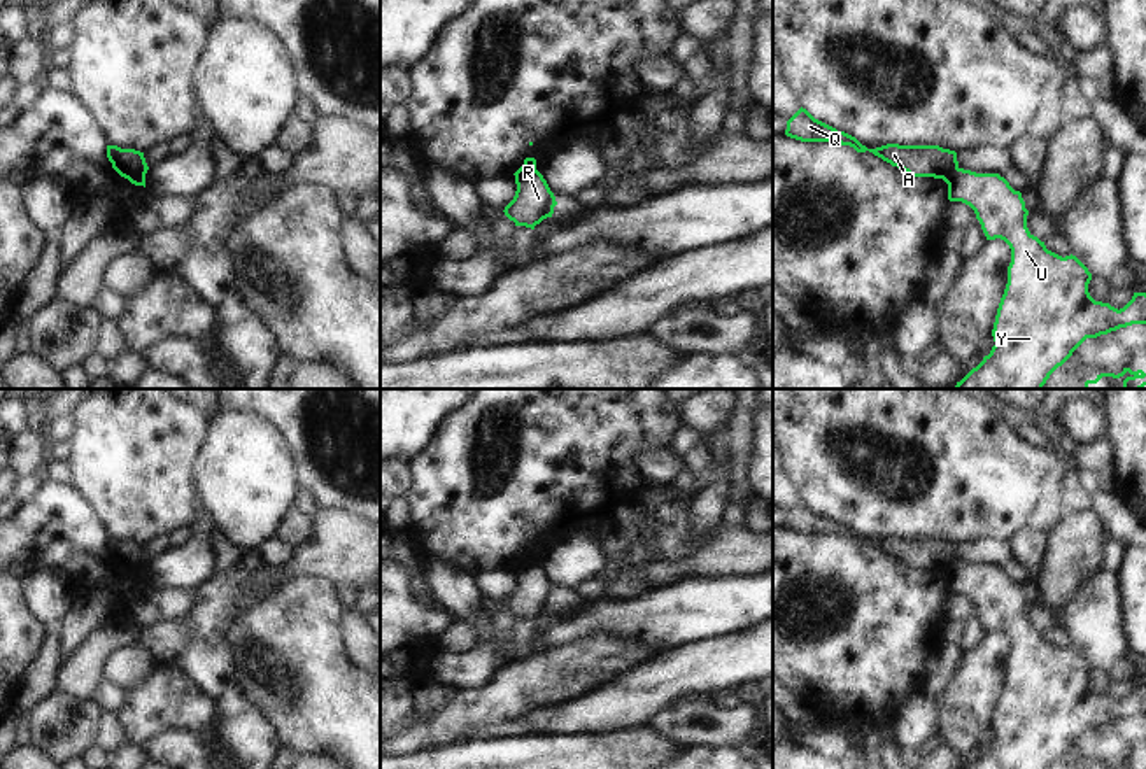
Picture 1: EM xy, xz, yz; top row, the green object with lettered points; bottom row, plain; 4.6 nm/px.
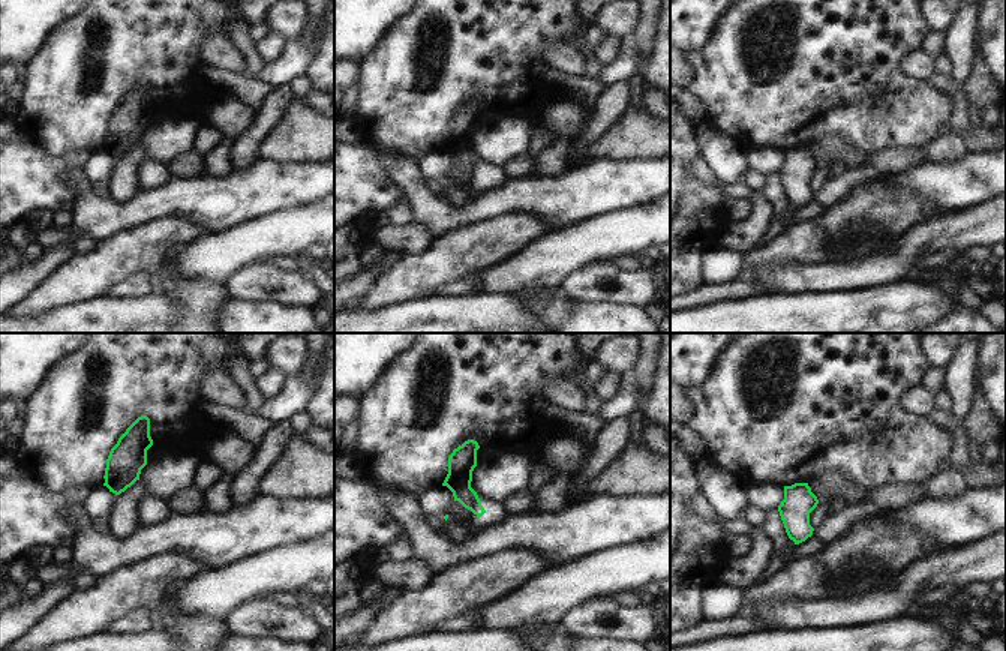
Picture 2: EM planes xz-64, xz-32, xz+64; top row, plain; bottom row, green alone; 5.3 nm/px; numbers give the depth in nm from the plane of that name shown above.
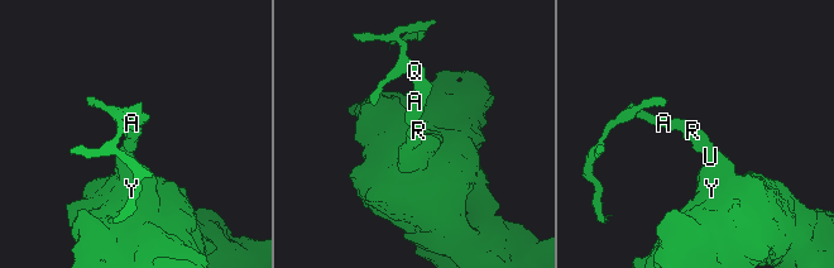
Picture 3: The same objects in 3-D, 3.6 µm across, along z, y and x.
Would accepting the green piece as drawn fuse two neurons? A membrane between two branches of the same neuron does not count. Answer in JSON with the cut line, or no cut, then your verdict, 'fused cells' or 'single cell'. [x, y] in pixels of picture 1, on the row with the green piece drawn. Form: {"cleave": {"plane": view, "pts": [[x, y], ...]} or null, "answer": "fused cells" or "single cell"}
{"cleave": {"plane": "yz", "pts": [[957, 167], [943, 179]]}, "answer": "fused cells"}

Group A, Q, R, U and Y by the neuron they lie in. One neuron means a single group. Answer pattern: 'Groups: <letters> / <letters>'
Groups: A Q / R U Y

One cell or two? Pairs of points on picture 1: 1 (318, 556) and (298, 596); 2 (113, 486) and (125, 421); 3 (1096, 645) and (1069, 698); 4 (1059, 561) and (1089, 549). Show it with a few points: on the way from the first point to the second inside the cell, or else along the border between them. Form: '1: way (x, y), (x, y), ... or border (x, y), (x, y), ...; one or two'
1: border (290, 578), (328, 578), (335, 585); two
2: way (125, 470), (125, 437); one
3: border (1071, 647), (1092, 668); two
4: way (1066, 561), (1082, 549); one

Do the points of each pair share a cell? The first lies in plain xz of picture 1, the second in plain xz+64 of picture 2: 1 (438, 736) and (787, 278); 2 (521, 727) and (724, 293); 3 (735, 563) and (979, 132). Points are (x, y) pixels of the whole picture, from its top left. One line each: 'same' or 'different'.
1: different
2: same
3: same

